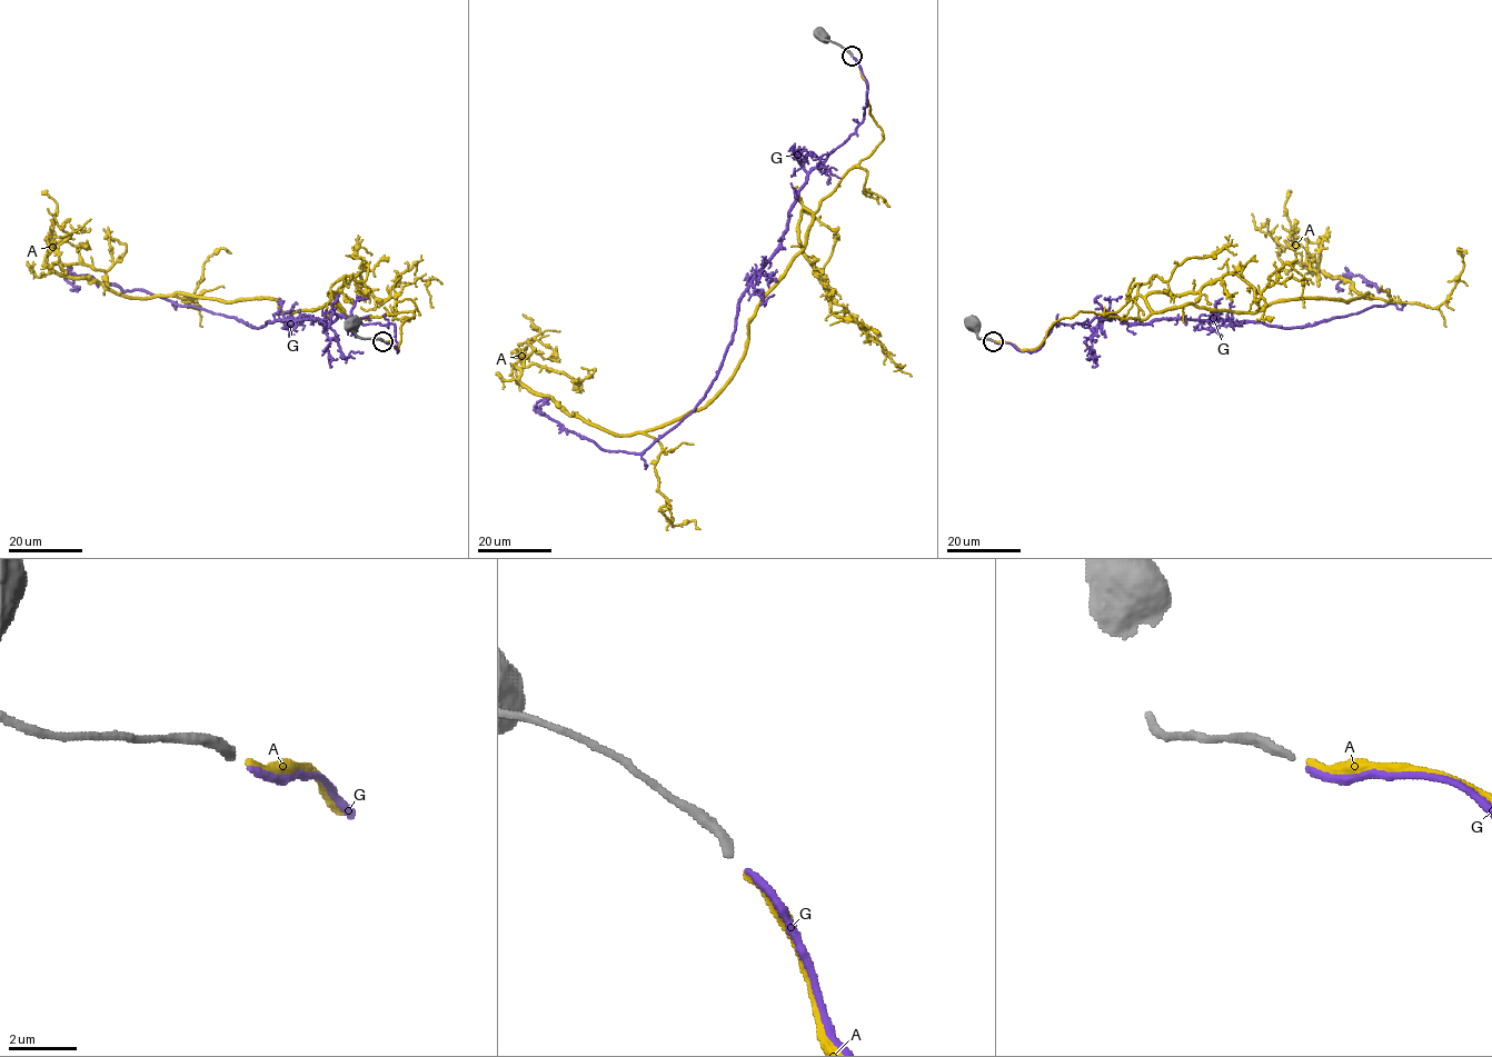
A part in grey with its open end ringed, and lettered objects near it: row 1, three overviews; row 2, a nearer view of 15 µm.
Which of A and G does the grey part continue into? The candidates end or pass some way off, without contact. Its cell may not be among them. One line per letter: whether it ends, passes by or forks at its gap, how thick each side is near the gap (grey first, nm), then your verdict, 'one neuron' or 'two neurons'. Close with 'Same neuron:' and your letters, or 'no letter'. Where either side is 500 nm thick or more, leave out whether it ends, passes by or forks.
A: it ends | 280/200 nm | one neuron
G: it ends | 280/220 nm | two neurons
Same neuron: A

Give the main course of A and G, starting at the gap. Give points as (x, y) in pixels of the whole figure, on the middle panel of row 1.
A: (853, 57), (879, 143), (821, 202), (732, 379), (626, 435), (519, 380), (533, 364), (595, 370), (582, 367)
G: (853, 57), (867, 83), (863, 121), (808, 173), (697, 406), (632, 454), (604, 450), (538, 406)

